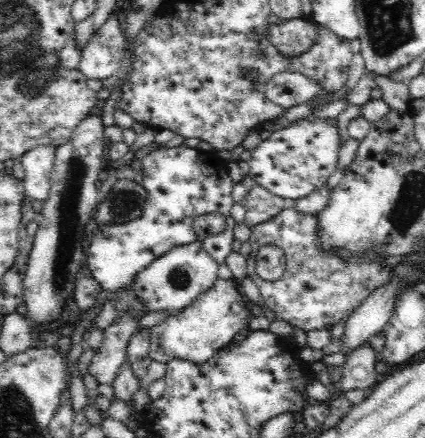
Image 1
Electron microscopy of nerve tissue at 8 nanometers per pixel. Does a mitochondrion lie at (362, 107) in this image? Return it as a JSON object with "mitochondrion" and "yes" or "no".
{"mitochondrion":"no"}

